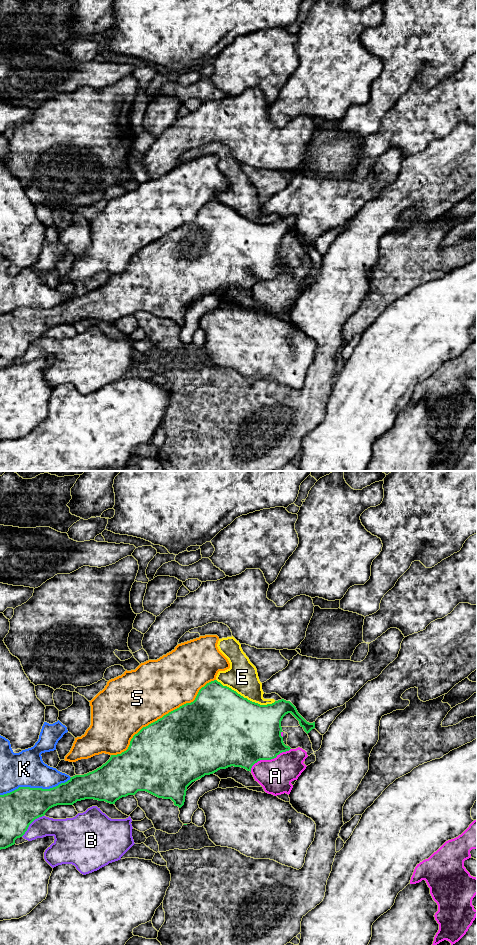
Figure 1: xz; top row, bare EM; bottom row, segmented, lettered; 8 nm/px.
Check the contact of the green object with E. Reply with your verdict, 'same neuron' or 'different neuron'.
different neuron

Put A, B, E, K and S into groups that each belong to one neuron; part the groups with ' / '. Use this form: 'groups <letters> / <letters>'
groups A E / B / K / S

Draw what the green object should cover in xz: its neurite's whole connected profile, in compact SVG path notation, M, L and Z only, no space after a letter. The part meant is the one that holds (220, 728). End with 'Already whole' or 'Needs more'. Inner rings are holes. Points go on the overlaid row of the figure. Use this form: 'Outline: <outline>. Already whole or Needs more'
Outline: M217 680L211 681L199 690L193 702L186 703L143 727L133 736L126 751L111 755L110 759L96 770L84 775L75 775L67 782L50 789L19 787L10 793L0 795L0 850L14 845L15 840L25 834L35 819L44 816L50 808L57 805L73 805L85 799L115 804L122 797L146 791L158 798L171 799L175 806L181 808L185 802L187 787L205 775L231 766L251 772L252 766L258 761L271 760L280 753L289 751L291 748L284 744L281 736L283 732L281 721L288 713L299 721L307 734L315 728L315 722L307 722L290 701L281 699L272 704L260 705L223 686Z. Already whole

